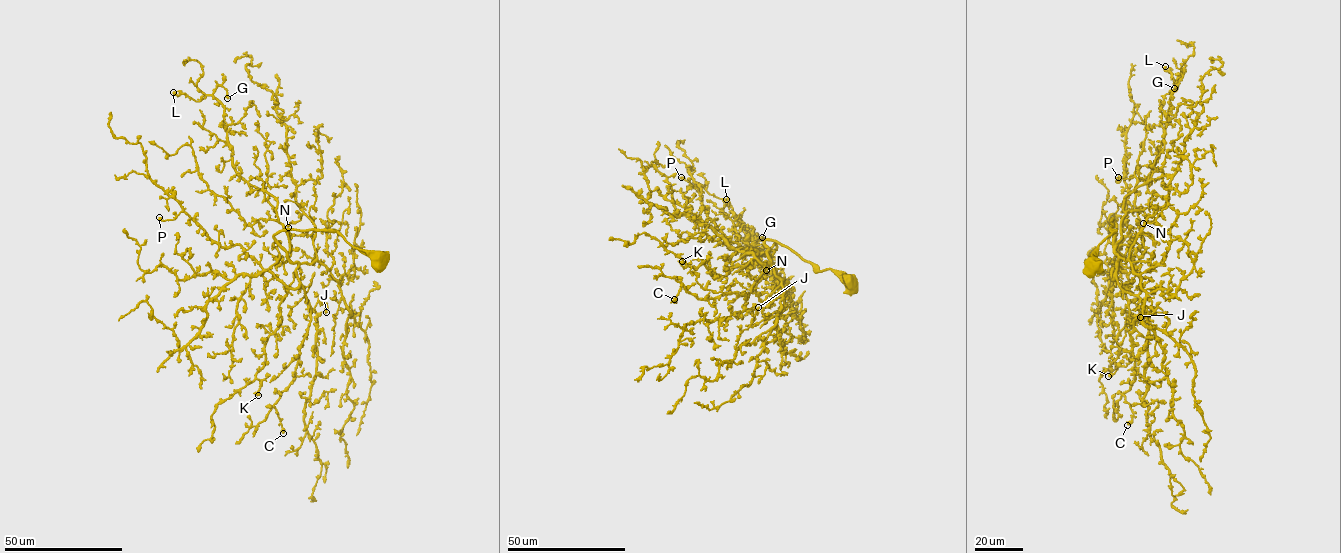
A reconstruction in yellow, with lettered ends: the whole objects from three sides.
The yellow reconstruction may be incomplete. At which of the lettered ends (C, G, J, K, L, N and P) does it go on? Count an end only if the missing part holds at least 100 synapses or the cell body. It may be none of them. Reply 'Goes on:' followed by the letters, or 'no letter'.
Goes on: no letter

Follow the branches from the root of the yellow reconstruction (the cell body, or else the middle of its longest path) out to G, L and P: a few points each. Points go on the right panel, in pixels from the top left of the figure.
G: (1090, 263), (1113, 218), (1115, 246), (1121, 239), (1124, 198), (1152, 175), (1182, 75), (1174, 88)
L: (1090, 263), (1113, 231), (1113, 218), (1115, 246), (1121, 239), (1124, 198), (1152, 175), (1178, 85), (1165, 66)
P: (1090, 263), (1113, 231), (1113, 218), (1113, 279), (1132, 241), (1124, 222), (1128, 191), (1118, 177)

